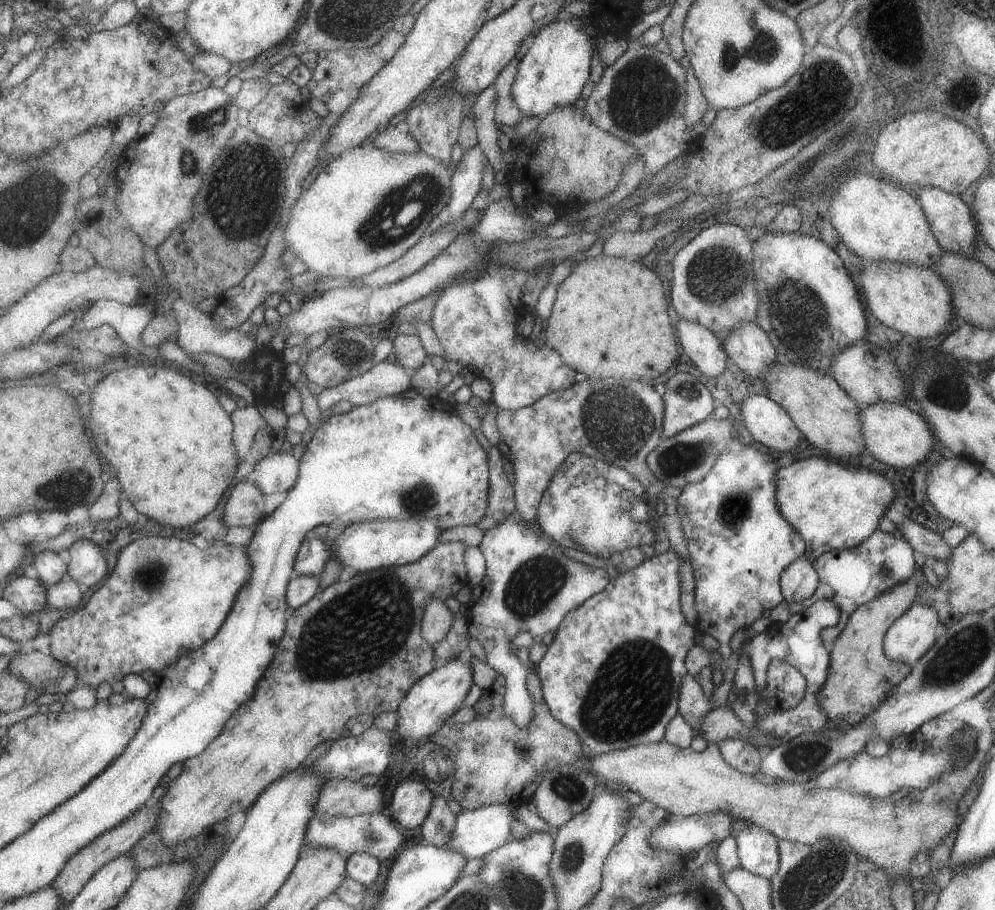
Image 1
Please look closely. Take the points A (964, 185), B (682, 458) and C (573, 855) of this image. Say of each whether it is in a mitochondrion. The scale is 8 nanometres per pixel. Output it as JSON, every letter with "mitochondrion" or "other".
{"A":"other","B":"mitochondrion","C":"mitochondrion"}

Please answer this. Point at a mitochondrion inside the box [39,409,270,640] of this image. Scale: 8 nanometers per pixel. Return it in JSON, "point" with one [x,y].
{"point":[149,576]}

